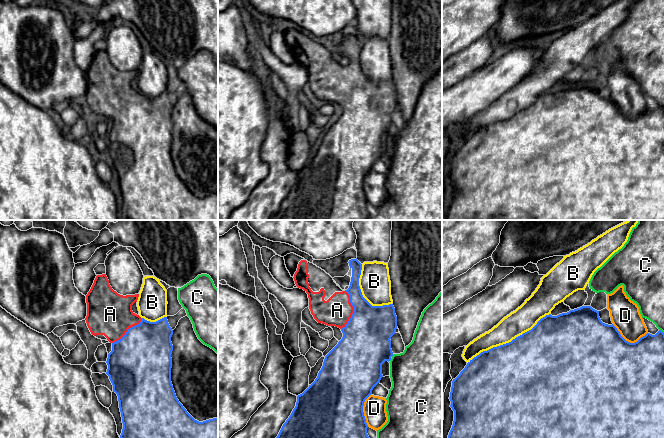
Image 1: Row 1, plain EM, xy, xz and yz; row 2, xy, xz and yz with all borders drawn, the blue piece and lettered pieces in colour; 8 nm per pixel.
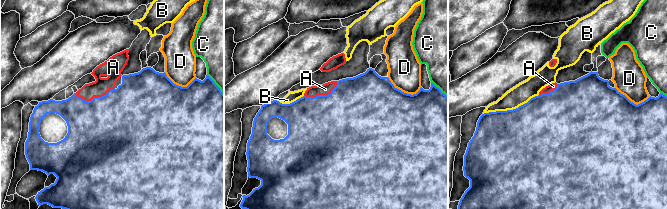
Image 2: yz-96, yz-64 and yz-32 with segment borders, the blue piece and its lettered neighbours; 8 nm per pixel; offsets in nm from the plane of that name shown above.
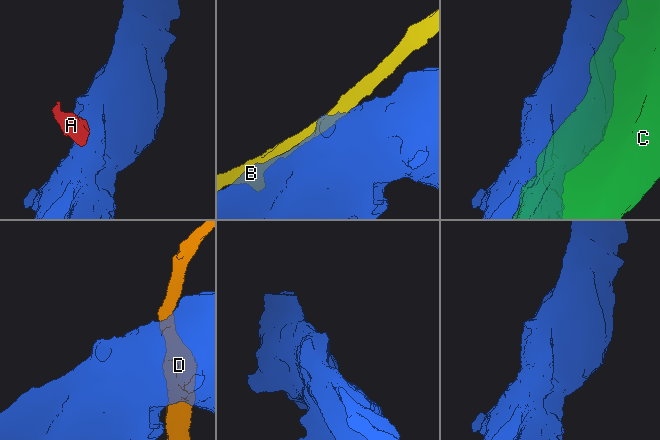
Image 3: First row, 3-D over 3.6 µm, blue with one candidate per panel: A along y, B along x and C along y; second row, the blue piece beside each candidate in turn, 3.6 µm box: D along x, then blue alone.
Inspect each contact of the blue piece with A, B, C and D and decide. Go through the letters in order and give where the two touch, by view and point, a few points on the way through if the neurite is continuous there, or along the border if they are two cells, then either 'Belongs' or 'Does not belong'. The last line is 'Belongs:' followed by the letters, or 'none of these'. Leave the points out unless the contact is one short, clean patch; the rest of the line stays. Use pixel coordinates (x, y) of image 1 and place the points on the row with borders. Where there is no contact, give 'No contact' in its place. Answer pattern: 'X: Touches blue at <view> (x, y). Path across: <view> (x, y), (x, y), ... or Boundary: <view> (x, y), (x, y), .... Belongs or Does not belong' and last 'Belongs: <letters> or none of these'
A: Touches blue at xz (354, 310). Belongs
B: Touches blue at yz (509, 342). Does not belong
C: Touches blue at xz (392, 355). Does not belong
D: Touches blue at yz (629, 342). Does not belong
Belongs: A

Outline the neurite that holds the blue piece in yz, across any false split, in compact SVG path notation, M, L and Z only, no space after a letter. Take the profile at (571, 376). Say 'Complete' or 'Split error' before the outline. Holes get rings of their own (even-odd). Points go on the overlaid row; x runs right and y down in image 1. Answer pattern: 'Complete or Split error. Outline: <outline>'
Complete. Outline: M582 306L557 316L549 314L541 318L531 330L516 337L511 342L483 351L470 360L460 374L453 379L449 399L451 401L450 407L454 411L454 421L448 438L664 438L664 333L661 330L655 335L647 333L637 342L630 343L621 336L613 324L603 323L599 317L599 311L591 306Z

